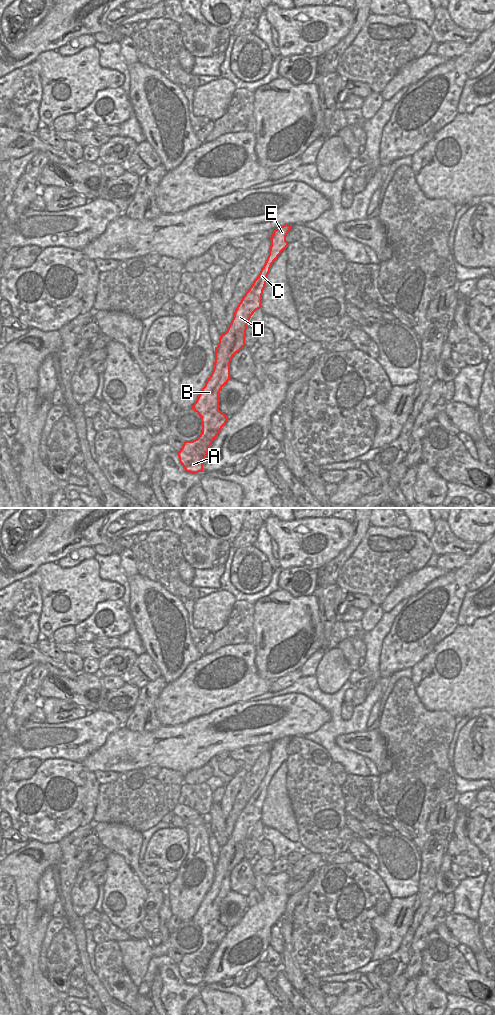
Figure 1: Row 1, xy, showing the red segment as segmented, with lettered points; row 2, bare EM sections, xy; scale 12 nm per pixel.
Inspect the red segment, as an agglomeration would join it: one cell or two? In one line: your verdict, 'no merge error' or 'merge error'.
no merge error

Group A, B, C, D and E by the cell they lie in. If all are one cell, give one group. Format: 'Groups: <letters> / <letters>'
Groups: A B C D E.

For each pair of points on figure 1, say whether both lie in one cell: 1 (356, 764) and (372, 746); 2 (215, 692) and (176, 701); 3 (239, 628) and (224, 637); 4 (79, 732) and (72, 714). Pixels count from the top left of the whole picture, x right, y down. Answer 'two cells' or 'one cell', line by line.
1: two cells
2: one cell
3: one cell
4: two cells

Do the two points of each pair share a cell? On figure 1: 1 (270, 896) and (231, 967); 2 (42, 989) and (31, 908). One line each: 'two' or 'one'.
1: one
2: one

